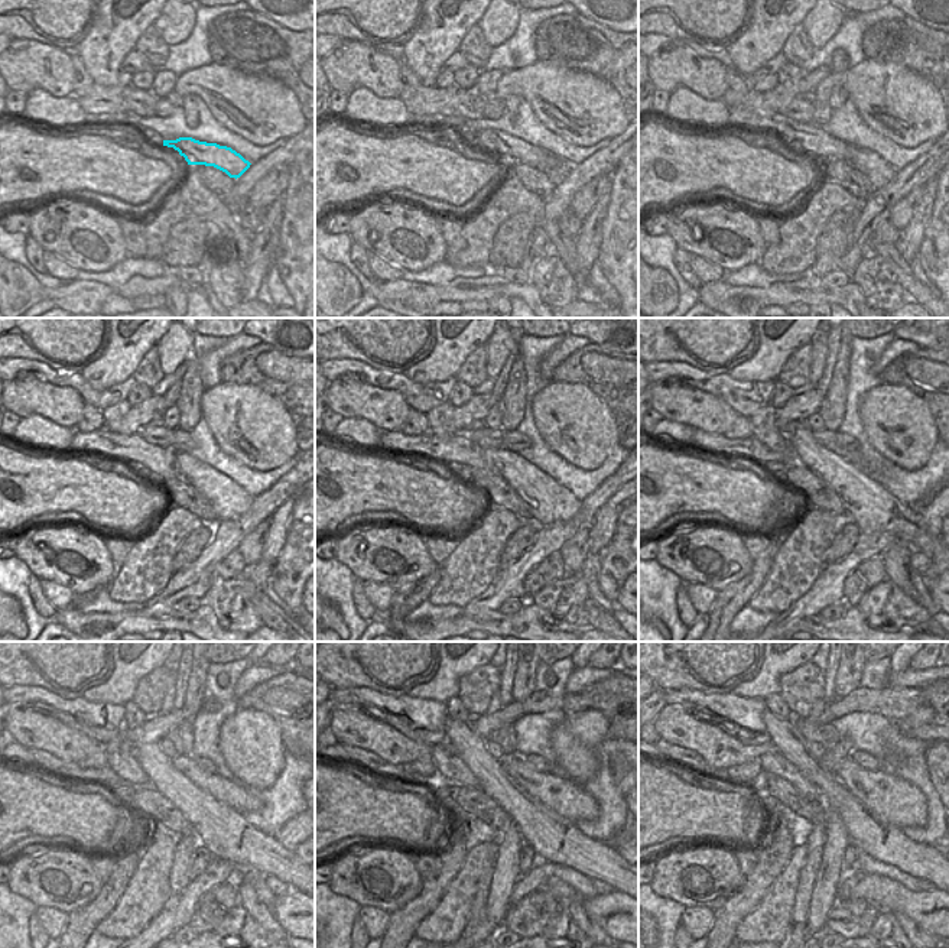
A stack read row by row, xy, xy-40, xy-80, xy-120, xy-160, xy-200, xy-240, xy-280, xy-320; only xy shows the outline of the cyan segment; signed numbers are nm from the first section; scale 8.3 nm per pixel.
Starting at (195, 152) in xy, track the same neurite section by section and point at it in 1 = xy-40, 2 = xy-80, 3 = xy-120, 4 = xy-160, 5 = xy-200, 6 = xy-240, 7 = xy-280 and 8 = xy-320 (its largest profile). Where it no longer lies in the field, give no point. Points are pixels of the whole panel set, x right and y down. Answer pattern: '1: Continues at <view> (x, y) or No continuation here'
1: Continues at xy-40 (509, 149)
2: Continues at xy-80 (806, 138)
3: Continues at xy-120 (132, 448)
4: Continues at xy-160 (460, 448)
5: Continues at xy-200 (751, 448)
6: Continues at xy-240 (65, 769)
7: Continues at xy-280 (366, 759)
8: Continues at xy-320 (688, 757).

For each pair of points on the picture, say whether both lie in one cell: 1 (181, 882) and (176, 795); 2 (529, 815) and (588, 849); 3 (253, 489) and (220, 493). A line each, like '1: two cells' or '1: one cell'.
1: two cells
2: one cell
3: two cells

